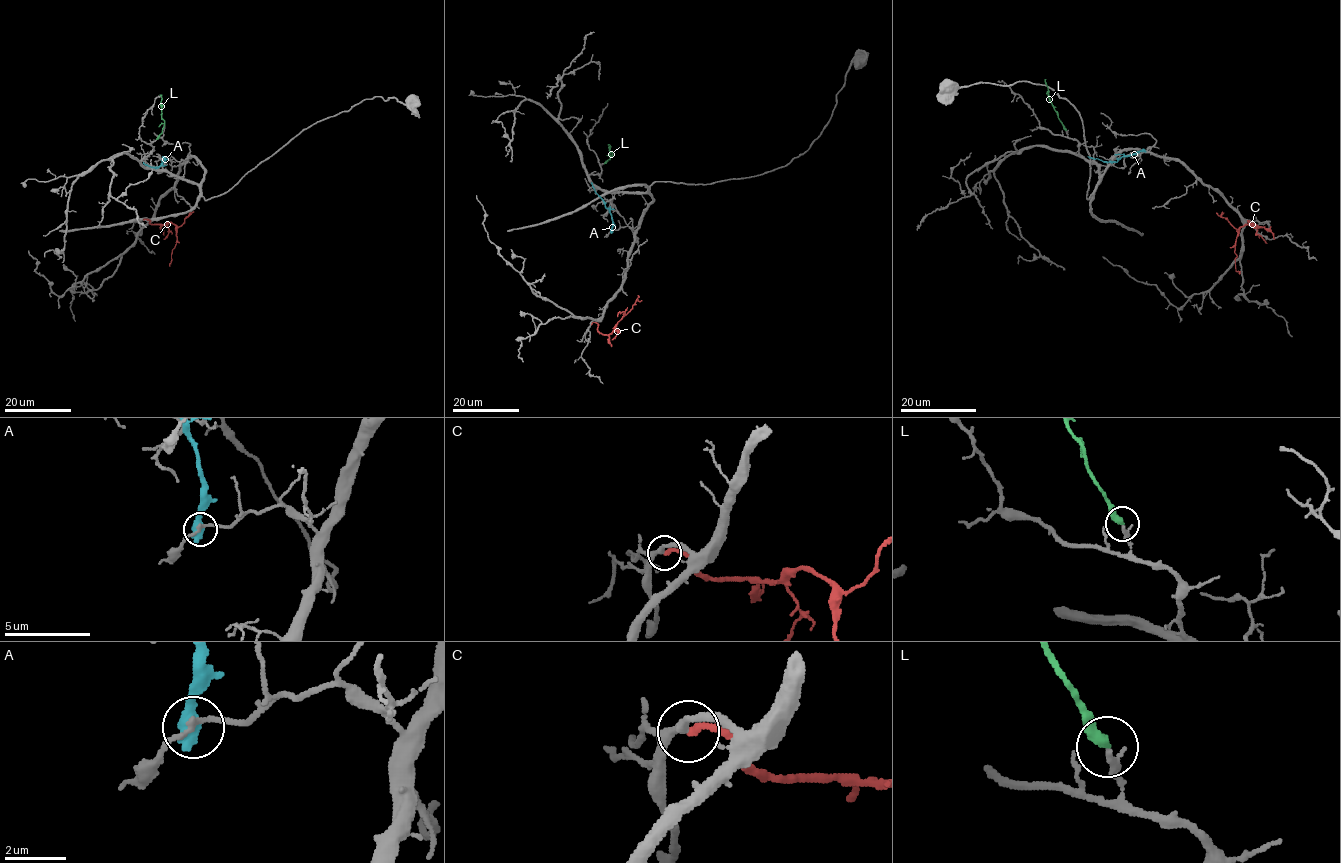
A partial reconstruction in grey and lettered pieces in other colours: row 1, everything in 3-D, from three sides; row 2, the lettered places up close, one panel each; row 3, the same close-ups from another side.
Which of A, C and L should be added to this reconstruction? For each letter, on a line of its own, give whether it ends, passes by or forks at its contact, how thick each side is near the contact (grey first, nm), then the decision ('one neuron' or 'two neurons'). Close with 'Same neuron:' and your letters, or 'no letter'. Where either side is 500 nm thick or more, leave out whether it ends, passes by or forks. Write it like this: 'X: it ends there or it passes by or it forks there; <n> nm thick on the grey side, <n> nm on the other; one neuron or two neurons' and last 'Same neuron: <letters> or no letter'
A: 170 nm thick on the grey side, 600 nm on the other; two neurons
C: it ends there; 280 nm thick on the grey side, 200 nm on the other; two neurons
L: it ends there; 190 nm thick on the grey side, 360 nm on the other; one neuron
Same neuron: L

